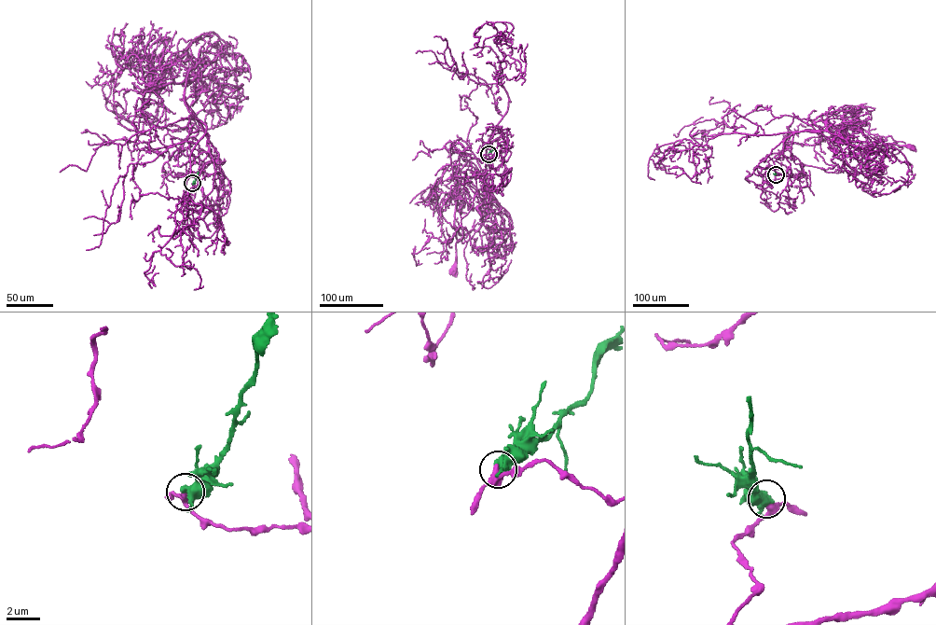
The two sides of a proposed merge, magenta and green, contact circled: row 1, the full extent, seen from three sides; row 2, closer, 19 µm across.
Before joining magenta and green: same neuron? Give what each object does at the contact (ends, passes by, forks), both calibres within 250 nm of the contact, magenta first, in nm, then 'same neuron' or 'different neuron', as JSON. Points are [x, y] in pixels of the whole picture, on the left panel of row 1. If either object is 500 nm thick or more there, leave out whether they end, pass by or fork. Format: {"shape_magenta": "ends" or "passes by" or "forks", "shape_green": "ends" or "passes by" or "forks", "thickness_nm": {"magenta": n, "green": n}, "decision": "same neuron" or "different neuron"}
{"shape_magenta": "passes by", "shape_green": "passes by", "thickness_nm": {"magenta": 360, "green": 440}, "decision": "different neuron"}

